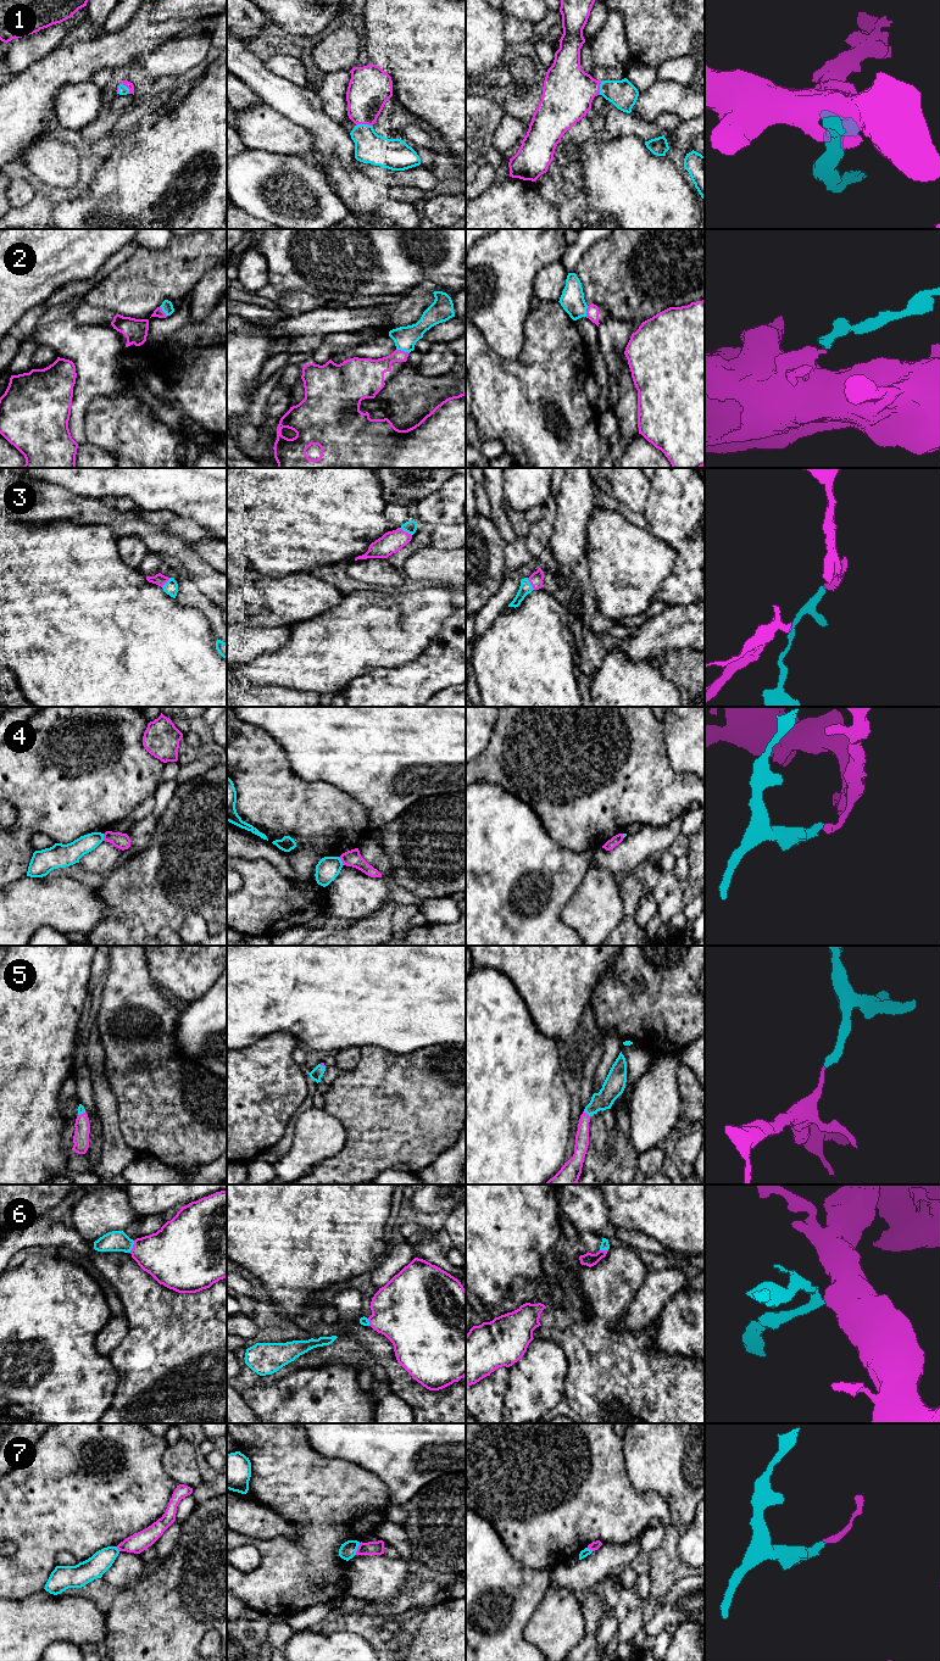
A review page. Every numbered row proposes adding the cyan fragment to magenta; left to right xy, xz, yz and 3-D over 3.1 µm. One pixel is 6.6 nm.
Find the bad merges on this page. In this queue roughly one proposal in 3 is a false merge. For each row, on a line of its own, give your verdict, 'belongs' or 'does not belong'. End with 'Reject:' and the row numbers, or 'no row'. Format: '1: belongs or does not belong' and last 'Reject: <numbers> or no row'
1: belongs
2: belongs
3: belongs
4: does not belong
5: belongs
6: belongs
7: does not belong
Reject: 4, 7

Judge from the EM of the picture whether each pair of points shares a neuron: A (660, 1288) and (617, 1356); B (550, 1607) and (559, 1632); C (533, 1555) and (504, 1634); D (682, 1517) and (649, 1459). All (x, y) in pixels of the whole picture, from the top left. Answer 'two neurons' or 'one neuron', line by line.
A: two neurons
B: one neuron
C: two neurons
D: one neuron

